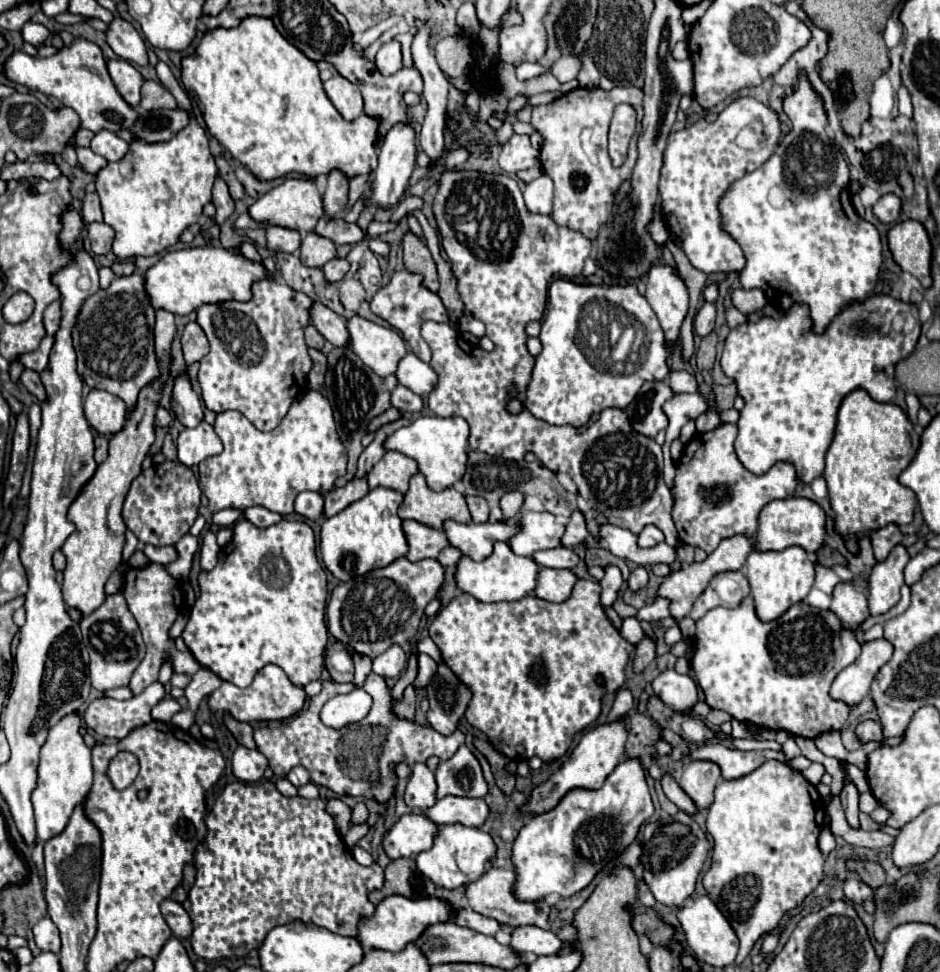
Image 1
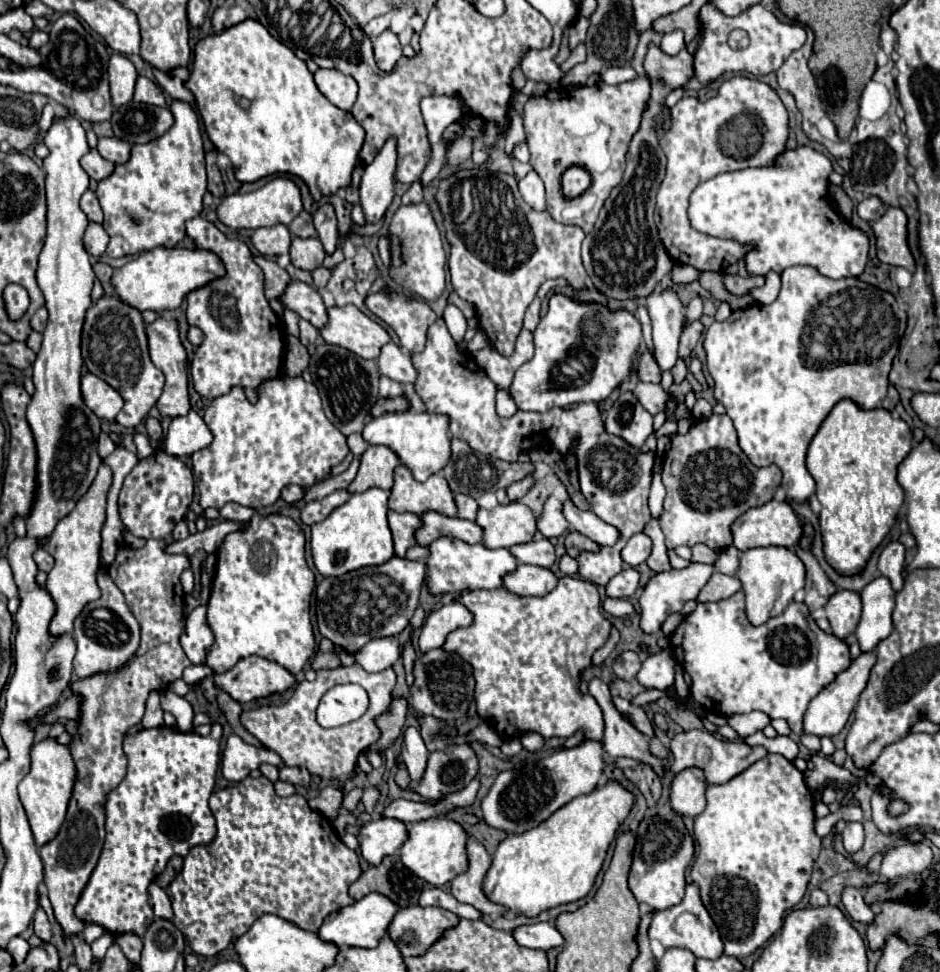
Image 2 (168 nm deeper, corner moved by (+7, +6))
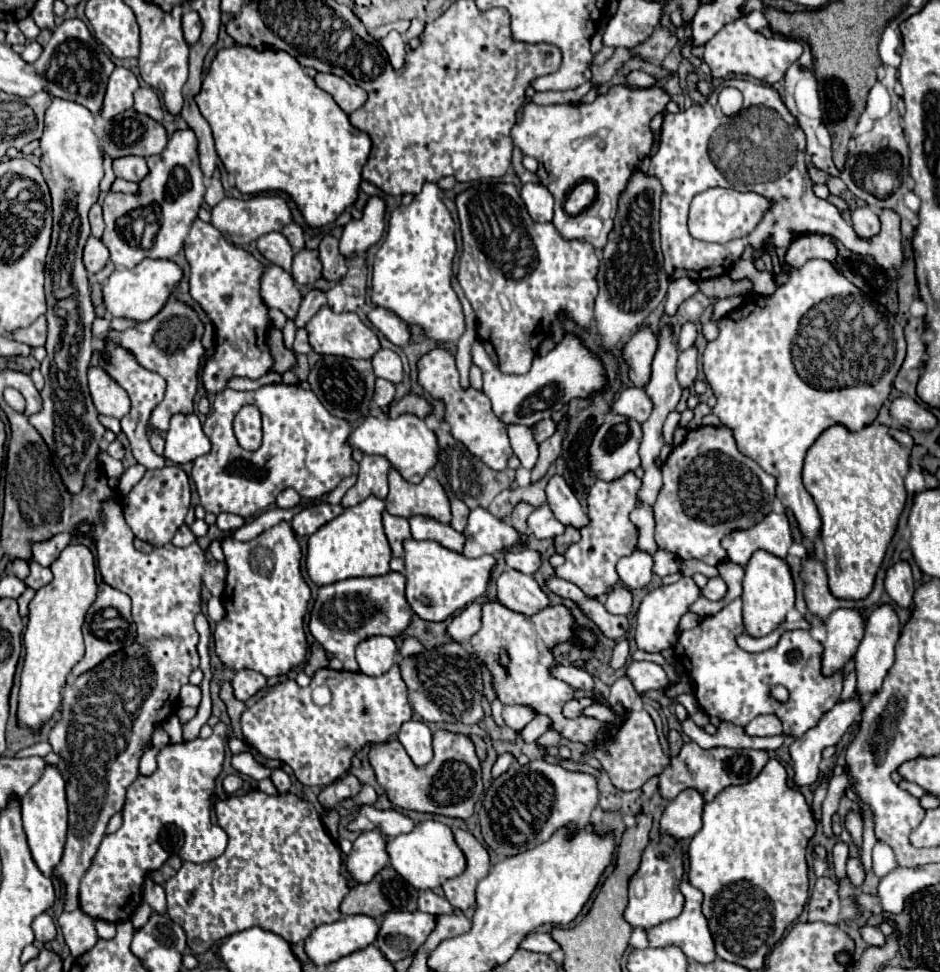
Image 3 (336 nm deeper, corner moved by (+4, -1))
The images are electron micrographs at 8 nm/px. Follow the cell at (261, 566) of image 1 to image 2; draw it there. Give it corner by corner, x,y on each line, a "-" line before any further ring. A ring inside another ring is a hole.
257,512
243,530
235,530
225,536
215,556
215,576
207,602
207,626
213,630
215,642
207,648
207,664
219,674
231,670
247,656
261,656
277,662
293,674
303,674
315,654
315,636
309,612
315,574
309,570
305,560
305,534
299,524
283,514

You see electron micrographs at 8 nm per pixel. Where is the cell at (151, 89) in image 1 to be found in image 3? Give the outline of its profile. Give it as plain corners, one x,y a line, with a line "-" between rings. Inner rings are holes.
140,87
140,89
134,93
134,109
136,109
138,113
144,113
144,115
152,117
152,119
158,121
158,123
164,121
162,103
160,103
158,95
156,95
150,87

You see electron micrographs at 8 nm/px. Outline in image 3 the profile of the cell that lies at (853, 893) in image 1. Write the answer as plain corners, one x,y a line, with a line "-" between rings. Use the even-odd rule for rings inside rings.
862,927
862,939
874,947
882,947
886,943
886,937
878,927

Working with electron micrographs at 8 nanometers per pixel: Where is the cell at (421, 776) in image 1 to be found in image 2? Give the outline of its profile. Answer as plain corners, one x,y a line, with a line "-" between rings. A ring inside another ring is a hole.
407,728
401,758
403,758
403,764
405,764
413,782
419,782
423,778
425,766
427,766
427,756
429,756
429,752
425,748
425,742
423,742
419,730

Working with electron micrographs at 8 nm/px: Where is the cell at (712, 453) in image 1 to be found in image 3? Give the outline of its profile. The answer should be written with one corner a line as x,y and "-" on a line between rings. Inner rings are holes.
698,427
692,429
686,439
674,447
670,457
662,467
664,475
664,489
658,495
658,503
654,505
656,517
656,543
660,549
676,555
678,559
698,559
708,565
718,565
726,559
726,551
722,549
720,541
724,535
750,529
758,521
762,521
774,503
774,489
776,479
768,475
756,461
742,455
736,449
734,435
726,427

